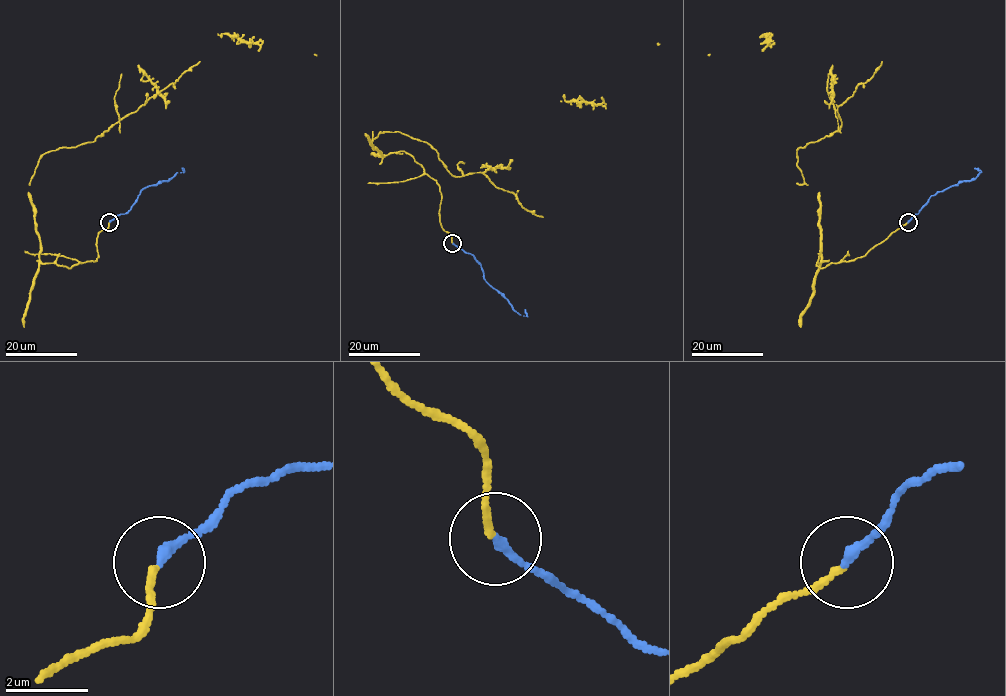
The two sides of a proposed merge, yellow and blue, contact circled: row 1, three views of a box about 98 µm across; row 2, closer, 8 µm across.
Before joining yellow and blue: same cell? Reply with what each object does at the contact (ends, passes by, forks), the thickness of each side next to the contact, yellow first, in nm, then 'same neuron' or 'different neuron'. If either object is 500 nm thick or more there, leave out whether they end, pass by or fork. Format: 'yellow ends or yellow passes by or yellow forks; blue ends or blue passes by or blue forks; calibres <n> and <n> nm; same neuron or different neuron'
yellow ends; blue ends; calibres 150 and 240 nm; same neuron

